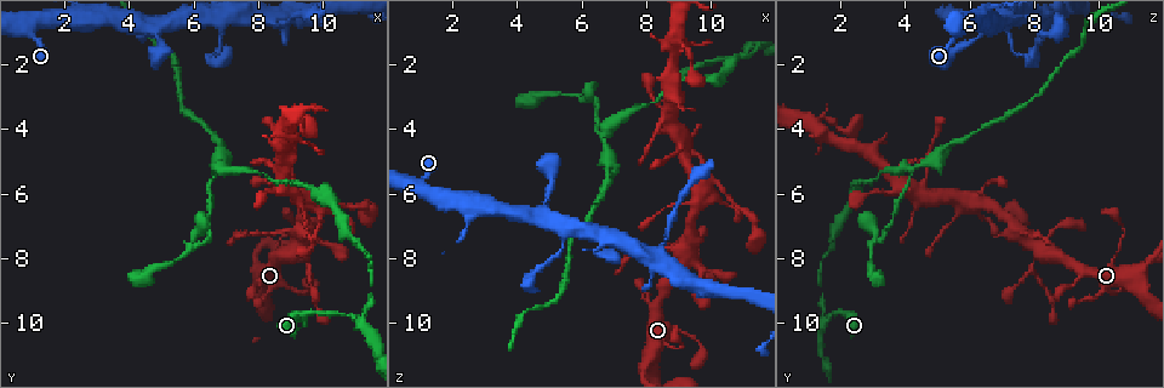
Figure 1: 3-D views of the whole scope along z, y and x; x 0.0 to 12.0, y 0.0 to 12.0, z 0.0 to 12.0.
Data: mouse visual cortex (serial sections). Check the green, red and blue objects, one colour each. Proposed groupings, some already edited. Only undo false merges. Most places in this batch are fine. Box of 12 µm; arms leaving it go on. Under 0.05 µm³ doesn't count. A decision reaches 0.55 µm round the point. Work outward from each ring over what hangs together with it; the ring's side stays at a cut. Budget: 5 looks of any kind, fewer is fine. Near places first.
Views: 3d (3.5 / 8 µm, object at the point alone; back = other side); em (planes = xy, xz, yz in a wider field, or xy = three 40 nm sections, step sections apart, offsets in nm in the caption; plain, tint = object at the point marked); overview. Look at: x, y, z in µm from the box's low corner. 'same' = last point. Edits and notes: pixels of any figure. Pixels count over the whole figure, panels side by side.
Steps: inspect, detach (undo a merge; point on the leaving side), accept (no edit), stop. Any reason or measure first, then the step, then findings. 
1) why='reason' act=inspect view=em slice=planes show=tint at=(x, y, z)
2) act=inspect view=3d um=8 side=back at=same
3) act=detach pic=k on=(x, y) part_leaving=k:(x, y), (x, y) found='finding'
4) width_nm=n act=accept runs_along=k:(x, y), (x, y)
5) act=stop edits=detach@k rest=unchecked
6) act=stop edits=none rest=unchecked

why='three-way junction' act=inspect view=3d um=8 at=(11.2, 9.9, 1.6)

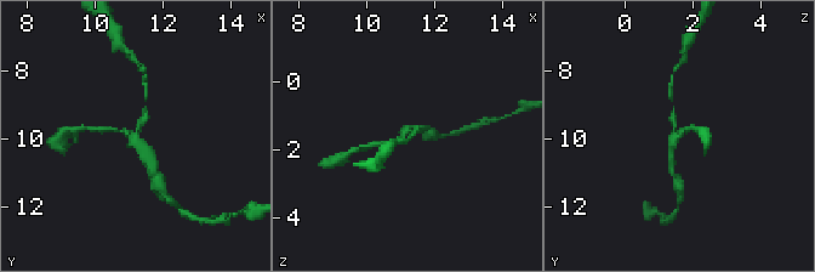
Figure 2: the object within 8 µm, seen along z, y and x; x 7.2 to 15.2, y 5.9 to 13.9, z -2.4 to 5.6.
why='now the EM' act=inspect view=em slice=xy step=2 show=tint at=(11.1, 9.9, 1.6)

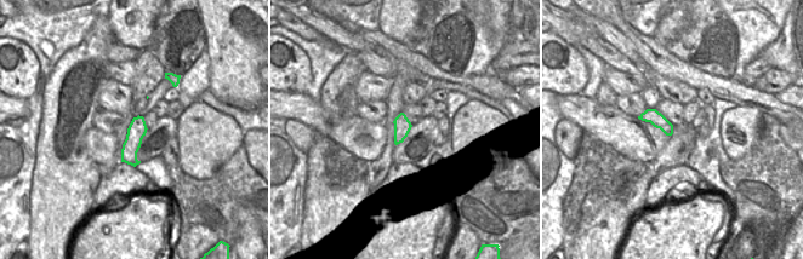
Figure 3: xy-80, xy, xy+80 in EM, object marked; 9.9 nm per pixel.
arms=3 arm_widths_nm=150,150,250 act=accept runs_along=2:(100, 129), (134, 134), (146, 107) found='all the same cell'

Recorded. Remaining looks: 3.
why='three-way junction' act=inspect view=3d um=3.5 at=(6.8, 5.2, 4.1)

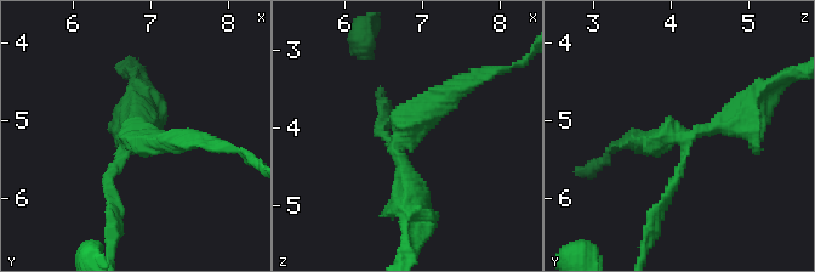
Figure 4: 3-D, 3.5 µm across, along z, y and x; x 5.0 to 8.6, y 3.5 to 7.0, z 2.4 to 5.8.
arms=3 arm_widths_nm=150,300,350 act=inspect view=em slice=xy step=2 show=tint at=(6.70, 5.20, 4.10)

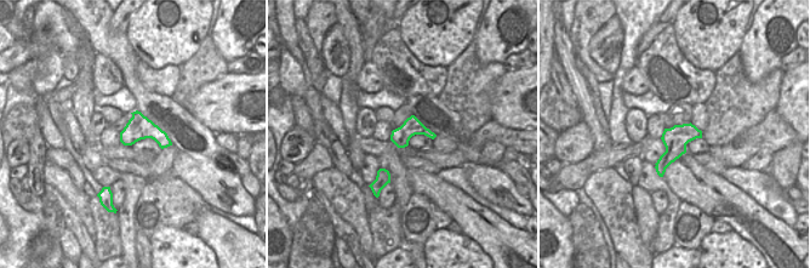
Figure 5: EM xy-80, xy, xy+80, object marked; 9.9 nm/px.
width_nm=180 act=accept runs_along=4:(459, 89), (395, 142), (406, 204) found='one cell here'

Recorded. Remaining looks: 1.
act=stop edits=none rest=unchecked

